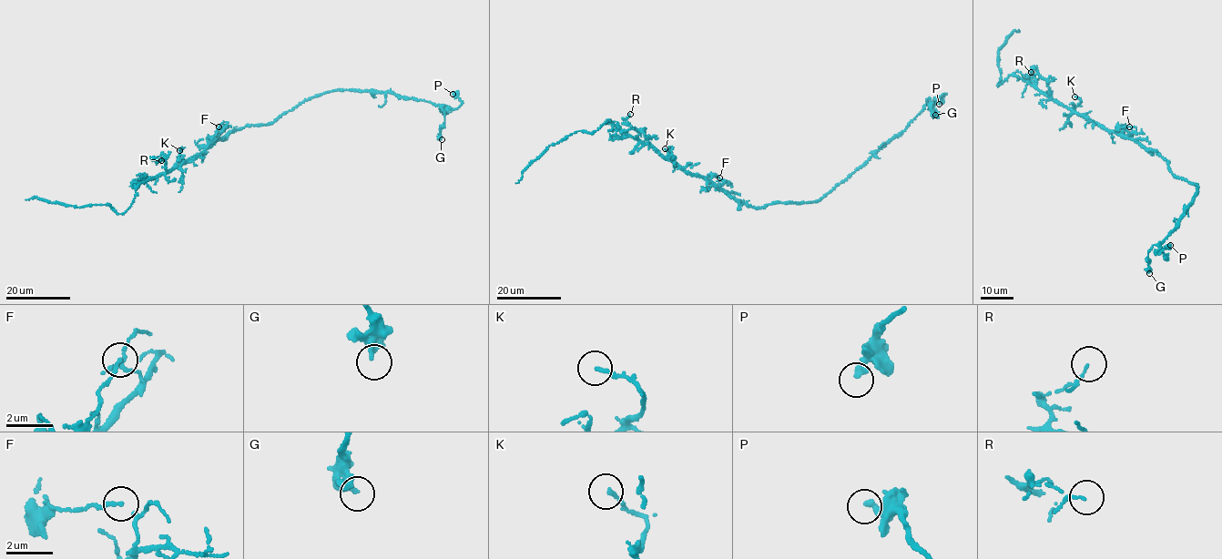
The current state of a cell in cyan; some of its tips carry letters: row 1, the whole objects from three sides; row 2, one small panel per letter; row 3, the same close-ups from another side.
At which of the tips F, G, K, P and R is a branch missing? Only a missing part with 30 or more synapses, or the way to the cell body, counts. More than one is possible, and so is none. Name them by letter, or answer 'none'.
none

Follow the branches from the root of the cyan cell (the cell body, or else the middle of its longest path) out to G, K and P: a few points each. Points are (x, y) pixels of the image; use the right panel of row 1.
G: (1142, 146), (1165, 159), (1175, 177), (1197, 185), (1198, 188), (1193, 202), (1176, 228), (1148, 252), (1149, 273)
K: (1142, 146), (1081, 116), (1074, 107), (1081, 100), (1074, 96)
P: (1142, 146), (1165, 159), (1175, 177), (1198, 187), (1193, 202), (1176, 228), (1159, 244), (1155, 255), (1170, 245)

